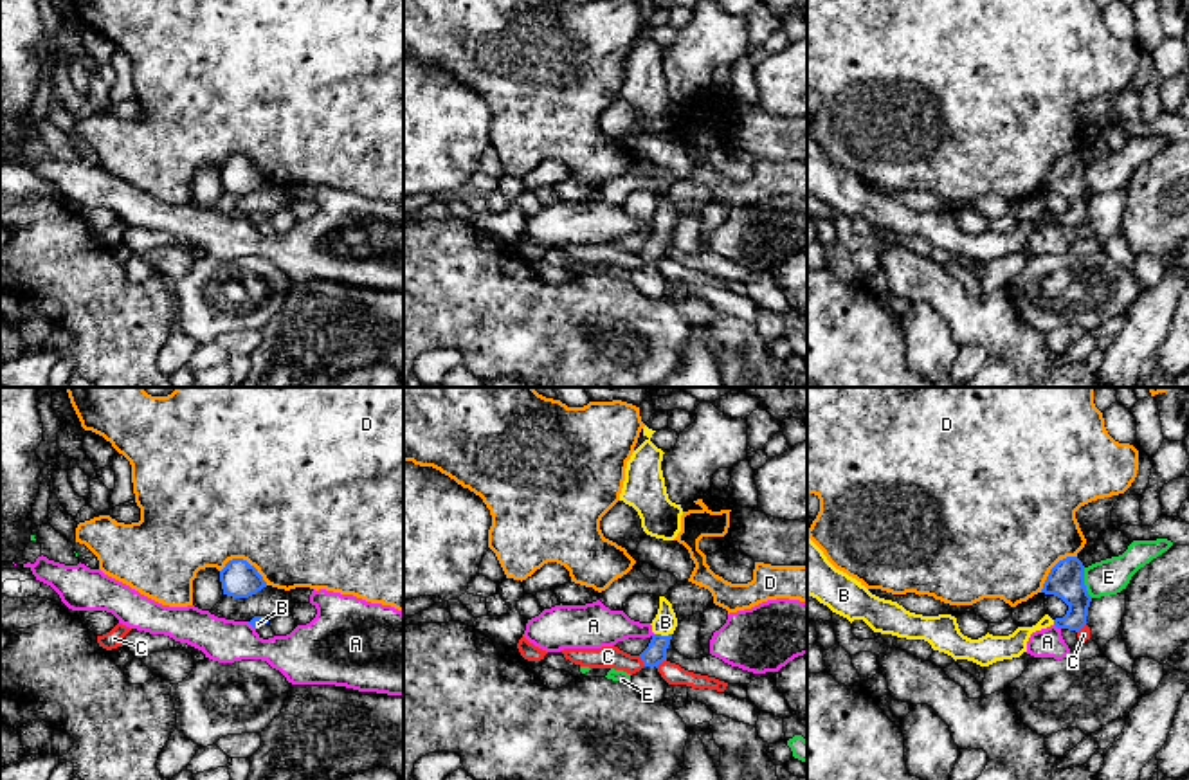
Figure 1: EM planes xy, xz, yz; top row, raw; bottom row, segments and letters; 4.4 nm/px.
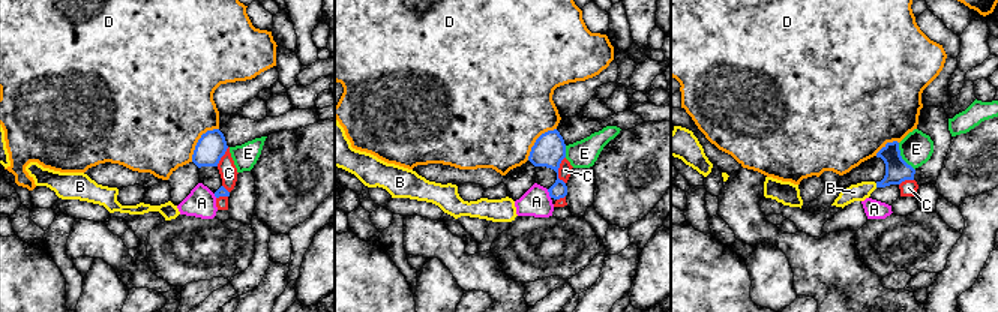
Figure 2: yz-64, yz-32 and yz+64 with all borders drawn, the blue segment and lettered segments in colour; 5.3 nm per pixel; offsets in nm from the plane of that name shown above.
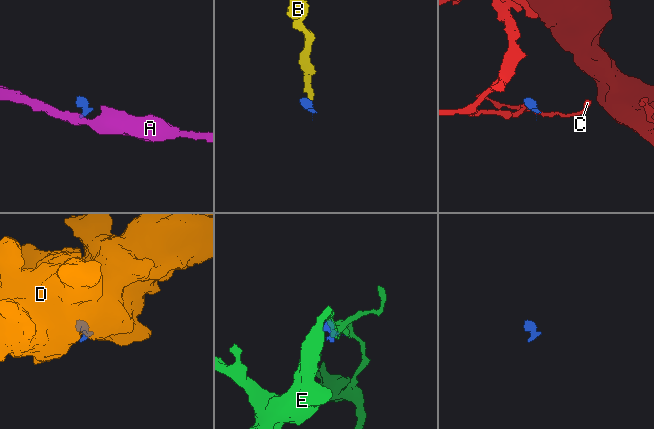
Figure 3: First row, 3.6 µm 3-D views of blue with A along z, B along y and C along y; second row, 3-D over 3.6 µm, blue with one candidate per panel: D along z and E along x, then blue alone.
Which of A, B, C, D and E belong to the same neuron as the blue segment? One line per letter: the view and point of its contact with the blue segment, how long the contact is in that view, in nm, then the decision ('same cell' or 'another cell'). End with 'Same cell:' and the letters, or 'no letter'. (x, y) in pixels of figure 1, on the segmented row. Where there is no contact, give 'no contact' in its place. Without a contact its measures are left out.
A: meets blue in yz at (1058, 627); contact 40 nm long; another cell
B: meets blue in xz at (663, 636); contact 80 nm long; same cell
C: meets blue in xz at (642, 660); contact 60 nm long; another cell
D: meets blue in xy at (245, 561); contact 220 nm long; another cell
E: meets blue in yz at (1083, 582); contact 140 nm long; another cell
Same cell: B

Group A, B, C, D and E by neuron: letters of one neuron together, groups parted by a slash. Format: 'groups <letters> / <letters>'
groups A / B / C / D / E

